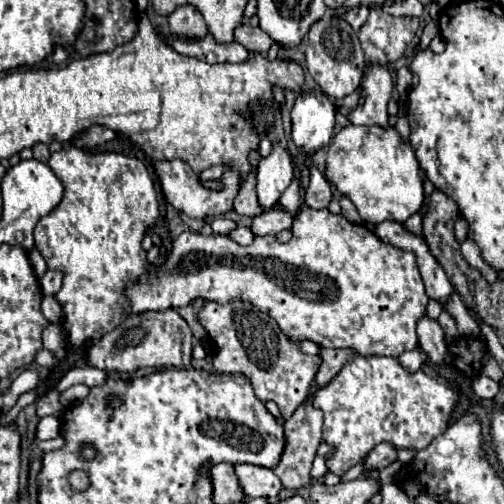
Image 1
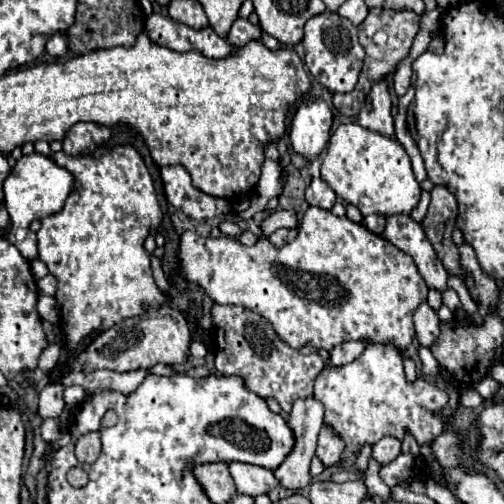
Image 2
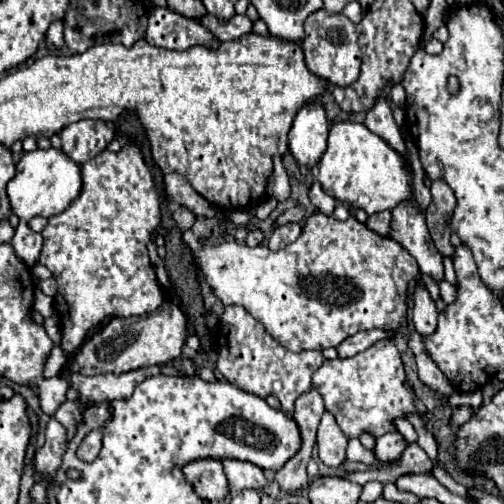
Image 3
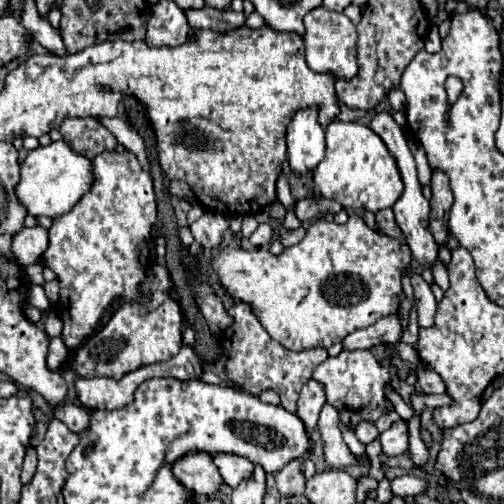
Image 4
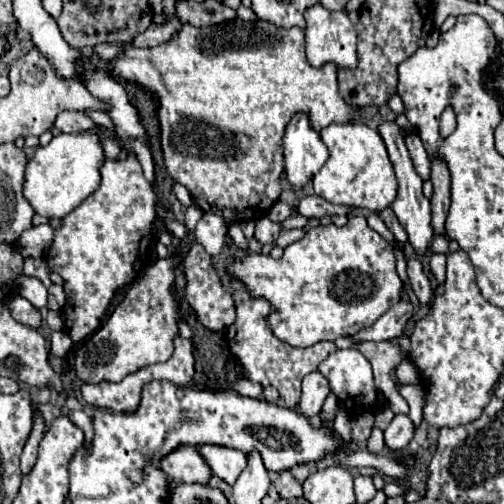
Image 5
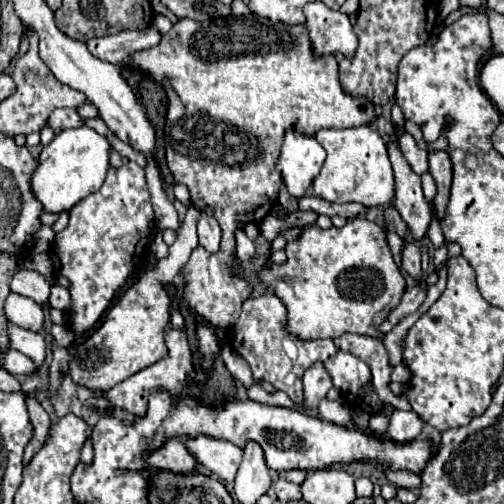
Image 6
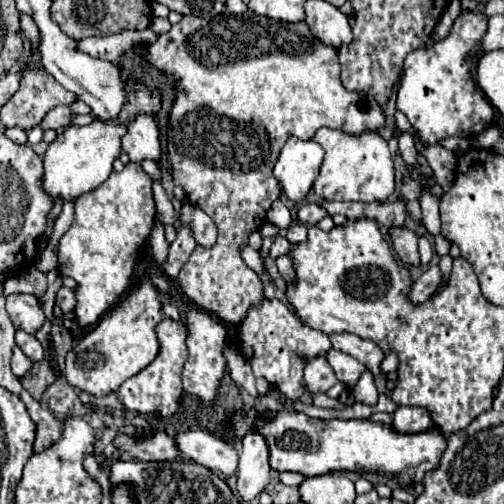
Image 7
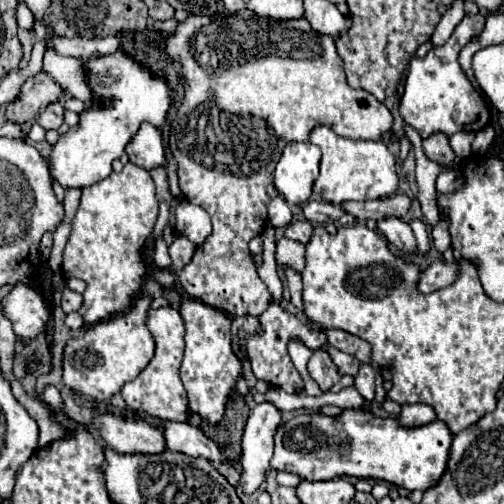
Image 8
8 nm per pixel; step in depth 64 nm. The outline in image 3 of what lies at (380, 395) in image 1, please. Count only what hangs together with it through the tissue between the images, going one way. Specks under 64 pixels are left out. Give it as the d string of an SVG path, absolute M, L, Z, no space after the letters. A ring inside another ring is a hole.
M380 340L352 358L324 360L314 372L312 384L322 394L326 410L336 416L340 430L348 438L358 438L364 430L378 438L394 430L394 418L414 412L412 394L404 386L404 366L392 340Z

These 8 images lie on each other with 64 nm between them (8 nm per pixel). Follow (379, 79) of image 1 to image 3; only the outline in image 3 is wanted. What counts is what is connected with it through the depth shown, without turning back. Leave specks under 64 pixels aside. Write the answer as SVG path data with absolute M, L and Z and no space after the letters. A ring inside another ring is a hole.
M378 98L376 104L368 110L368 114L366 114L366 126L368 126L374 134L378 134L382 140L386 140L386 144L388 144L392 150L396 150L396 152L406 160L406 168L408 168L410 174L412 174L402 132L400 132L400 128L396 126L396 122L394 122L394 118L392 118L390 106L388 106L382 98Z

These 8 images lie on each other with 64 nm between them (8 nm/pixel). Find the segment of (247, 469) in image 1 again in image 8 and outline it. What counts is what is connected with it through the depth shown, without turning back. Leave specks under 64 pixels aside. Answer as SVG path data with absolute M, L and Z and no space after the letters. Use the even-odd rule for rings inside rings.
M164 422L160 426L160 432L166 440L168 450L176 450L188 456L202 456L208 458L210 462L224 462L222 450L200 430L190 426L188 422Z

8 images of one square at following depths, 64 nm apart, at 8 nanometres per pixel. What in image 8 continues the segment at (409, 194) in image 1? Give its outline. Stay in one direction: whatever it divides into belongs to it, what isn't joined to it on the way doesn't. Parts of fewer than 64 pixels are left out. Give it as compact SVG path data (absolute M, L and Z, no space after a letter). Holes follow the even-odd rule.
M316 126L310 132L310 140L322 150L320 174L314 182L314 192L320 194L330 204L340 204L346 200L376 200L392 196L398 188L396 162L382 140L350 140L338 136L328 126Z

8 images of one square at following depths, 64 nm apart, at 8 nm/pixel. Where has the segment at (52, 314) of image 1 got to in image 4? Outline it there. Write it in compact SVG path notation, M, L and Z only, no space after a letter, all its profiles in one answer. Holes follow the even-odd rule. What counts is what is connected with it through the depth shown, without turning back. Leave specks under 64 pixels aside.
M38 284L28 286L28 304L38 310L50 310L50 300L44 294L44 288Z

